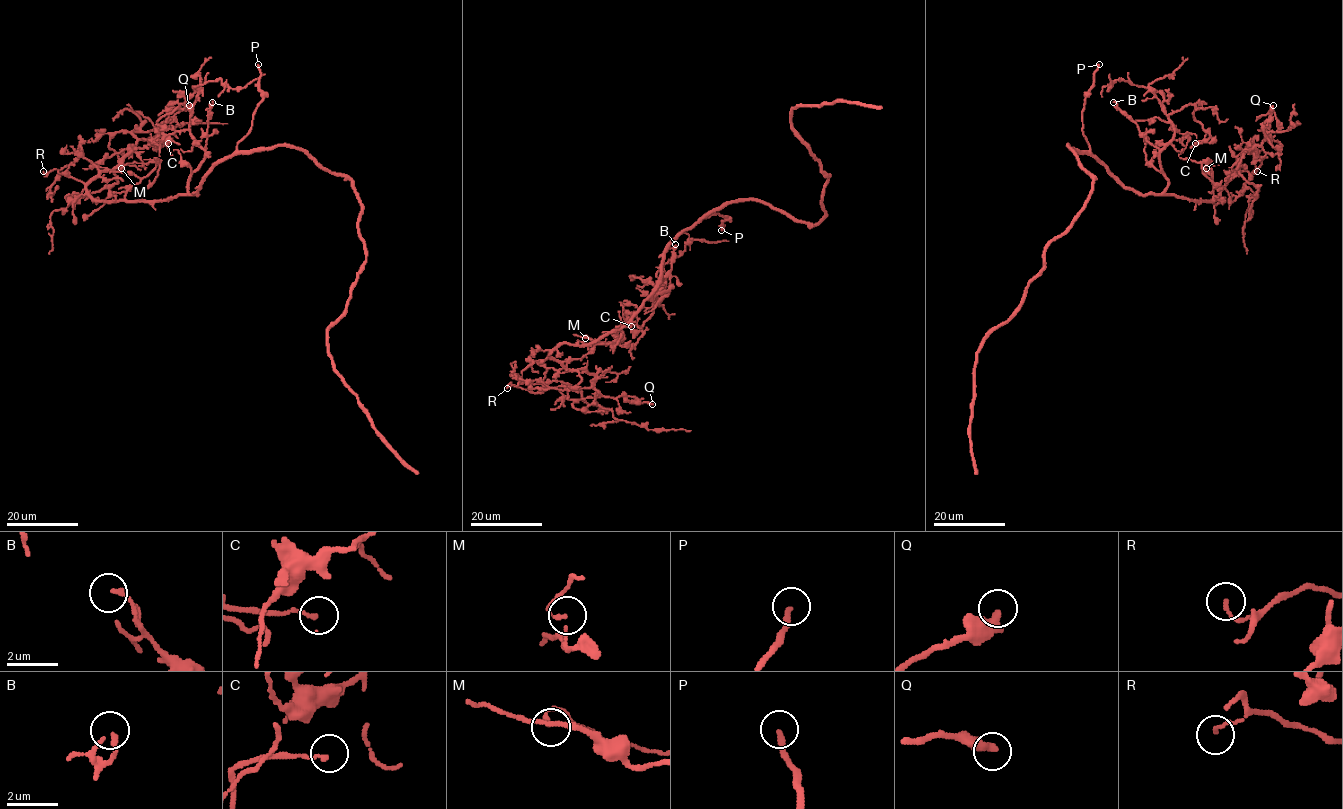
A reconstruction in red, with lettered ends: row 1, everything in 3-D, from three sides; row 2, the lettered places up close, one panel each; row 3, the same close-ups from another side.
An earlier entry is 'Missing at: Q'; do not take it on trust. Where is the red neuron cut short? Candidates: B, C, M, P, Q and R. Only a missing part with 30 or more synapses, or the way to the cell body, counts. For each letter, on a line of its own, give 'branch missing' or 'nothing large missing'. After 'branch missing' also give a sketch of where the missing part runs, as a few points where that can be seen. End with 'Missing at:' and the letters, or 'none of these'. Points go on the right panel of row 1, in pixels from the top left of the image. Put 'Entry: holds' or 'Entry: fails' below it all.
B: nothing large missing
C: nothing large missing
M: nothing large missing
P: branch missing
Q: nothing large missing
R: nothing large missing
Missing at: P
Entry: fails

